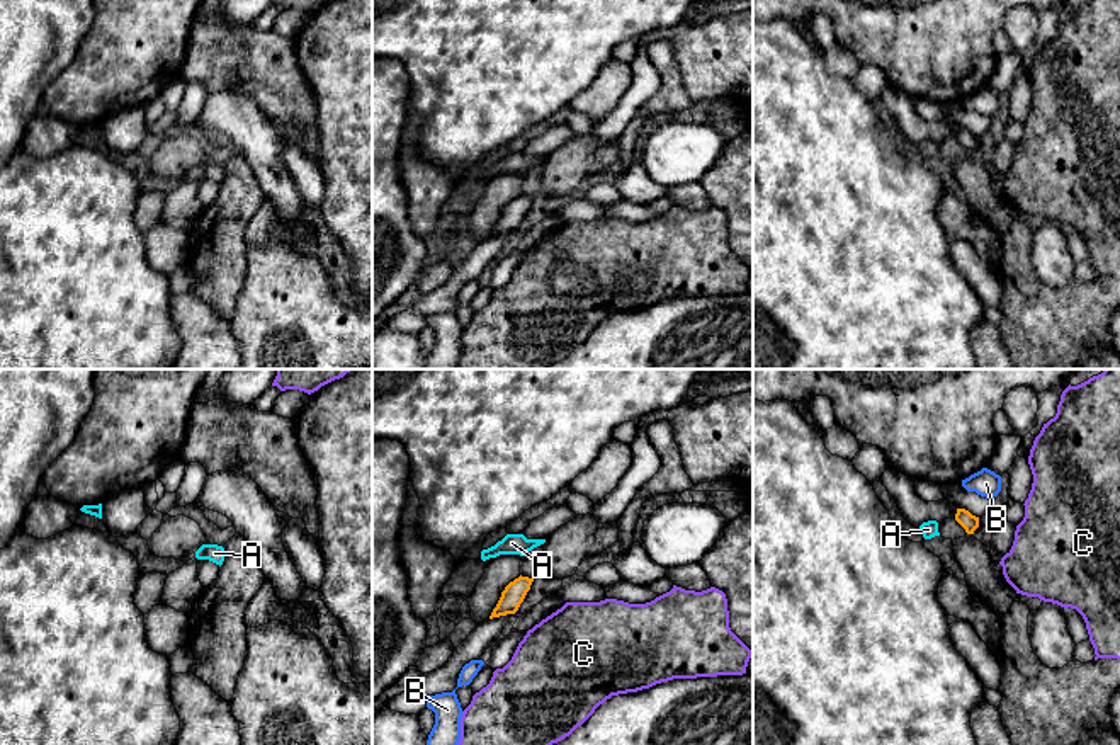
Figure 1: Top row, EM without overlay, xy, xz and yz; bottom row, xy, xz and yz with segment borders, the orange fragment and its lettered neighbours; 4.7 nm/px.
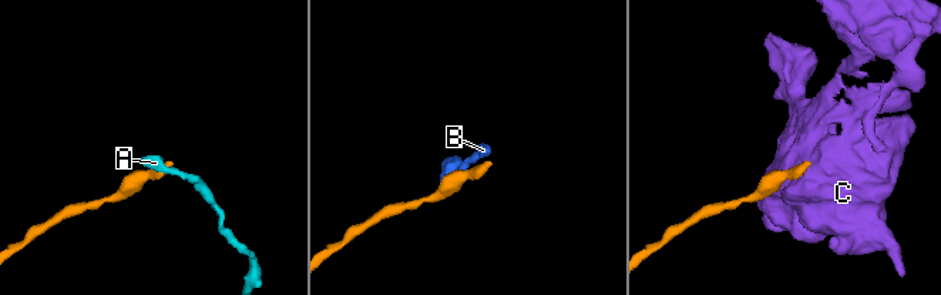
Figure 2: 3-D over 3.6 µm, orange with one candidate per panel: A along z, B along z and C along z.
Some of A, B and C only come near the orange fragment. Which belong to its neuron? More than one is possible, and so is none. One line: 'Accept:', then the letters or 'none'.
Accept: none

